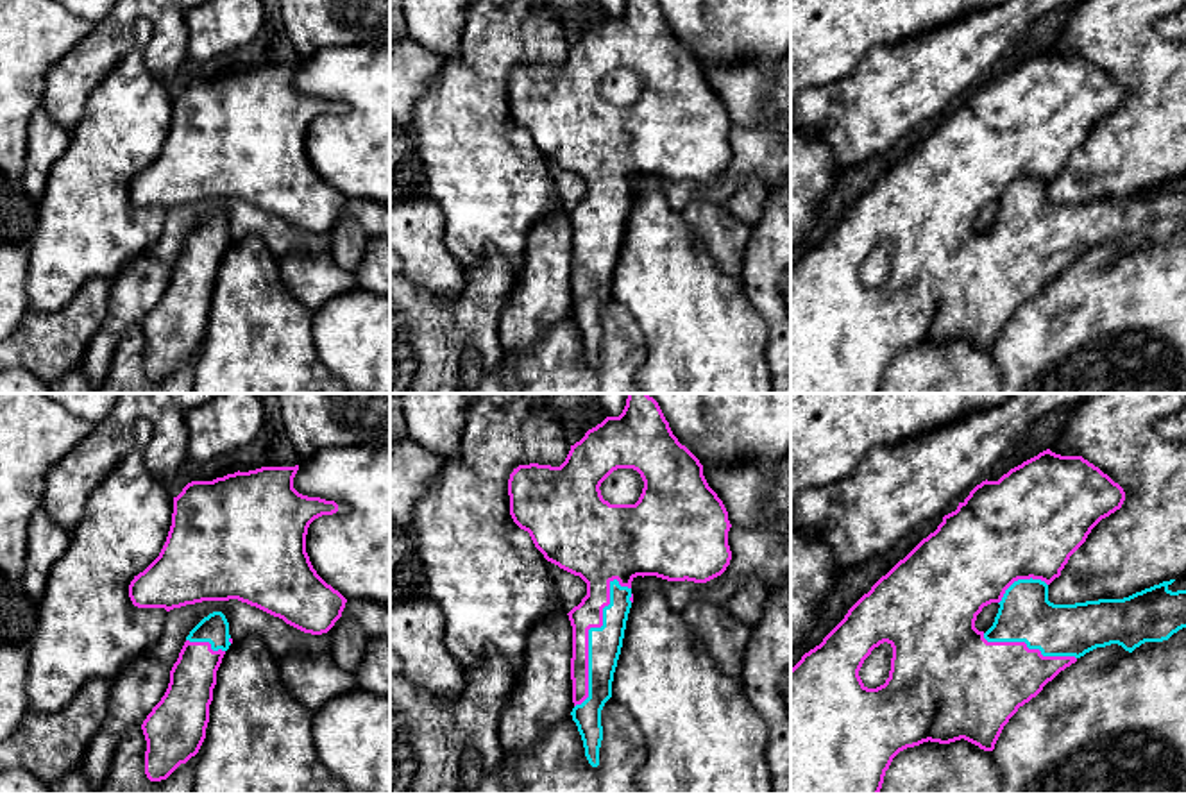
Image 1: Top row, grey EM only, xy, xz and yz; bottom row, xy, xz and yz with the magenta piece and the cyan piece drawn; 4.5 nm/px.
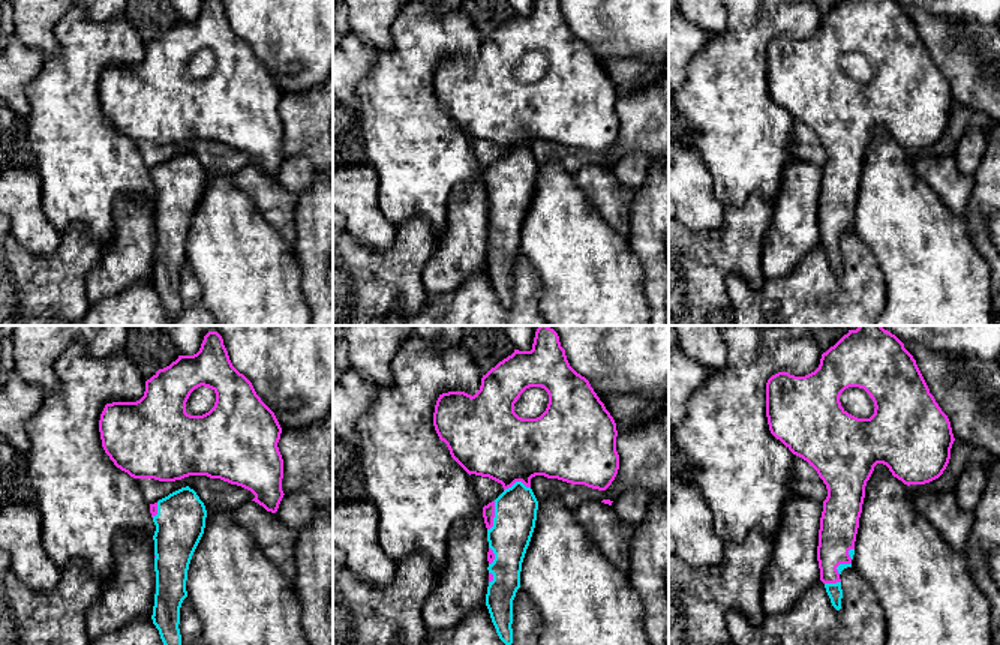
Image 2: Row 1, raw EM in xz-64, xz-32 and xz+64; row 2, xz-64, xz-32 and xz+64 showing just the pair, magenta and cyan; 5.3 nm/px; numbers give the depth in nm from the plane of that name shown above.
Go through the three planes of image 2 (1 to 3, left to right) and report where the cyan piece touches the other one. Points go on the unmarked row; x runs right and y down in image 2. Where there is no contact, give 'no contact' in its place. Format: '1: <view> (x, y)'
1: xz-64 (156, 174)
2: xz-32 (494, 180)
3: xz+64 (832, 246)

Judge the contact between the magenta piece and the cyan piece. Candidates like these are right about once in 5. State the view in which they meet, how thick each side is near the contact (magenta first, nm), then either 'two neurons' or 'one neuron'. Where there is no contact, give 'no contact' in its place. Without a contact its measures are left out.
xz | 130/150 nm | one neuron

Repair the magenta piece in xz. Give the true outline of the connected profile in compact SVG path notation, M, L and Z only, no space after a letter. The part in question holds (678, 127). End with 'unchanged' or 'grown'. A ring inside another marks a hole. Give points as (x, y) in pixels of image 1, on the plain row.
M626 0L619 16L606 16L571 45L560 66L519 64L508 79L510 114L529 132L544 157L560 168L580 175L587 182L587 195L567 215L572 225L572 320L583 340L585 356L592 367L599 365L603 340L601 309L612 297L612 281L623 247L628 213L633 202L631 181L637 175L657 175L667 181L707 182L721 175L732 159L728 111L708 86L699 59L673 34L657 0ZM617 68L633 68L644 80L635 104L610 104L601 95L601 82Z | grown

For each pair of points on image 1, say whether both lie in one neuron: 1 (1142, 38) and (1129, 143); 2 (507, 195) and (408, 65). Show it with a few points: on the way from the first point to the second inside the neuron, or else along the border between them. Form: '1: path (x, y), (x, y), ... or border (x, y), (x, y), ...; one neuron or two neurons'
1: path (1142, 65), (1142, 117); one neuron
2: border (444, 61), (414, 106), (408, 126); two neurons

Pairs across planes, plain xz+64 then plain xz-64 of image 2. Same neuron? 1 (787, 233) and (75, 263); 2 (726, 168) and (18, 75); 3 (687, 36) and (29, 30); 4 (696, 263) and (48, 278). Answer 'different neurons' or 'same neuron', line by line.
1: different neurons
2: different neurons
3: different neurons
4: same neuron

